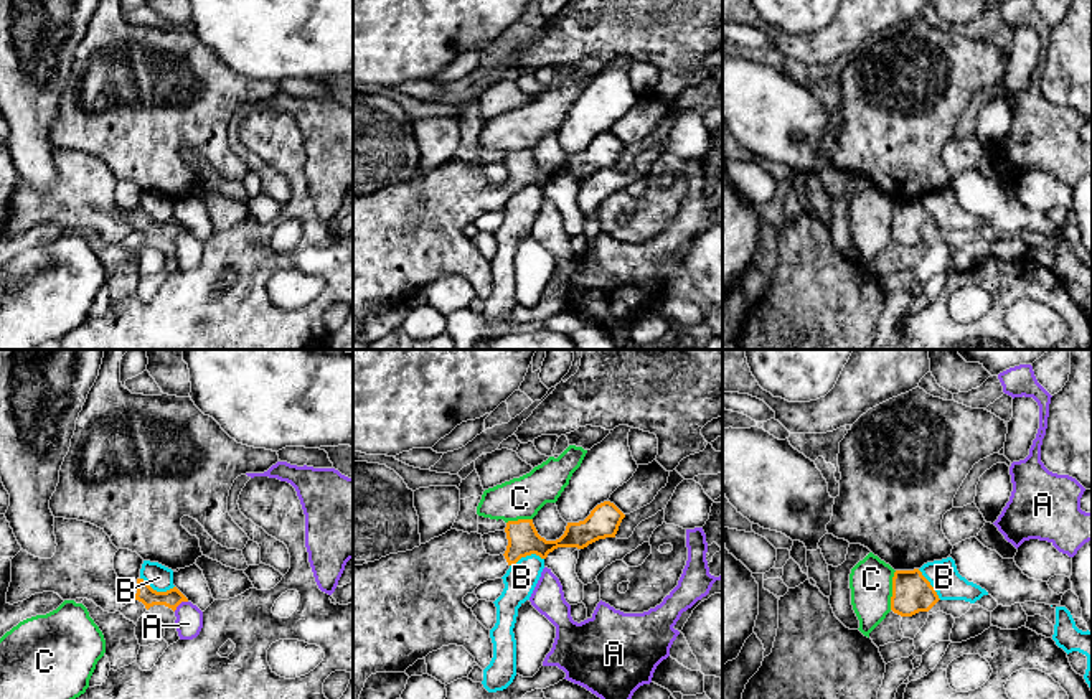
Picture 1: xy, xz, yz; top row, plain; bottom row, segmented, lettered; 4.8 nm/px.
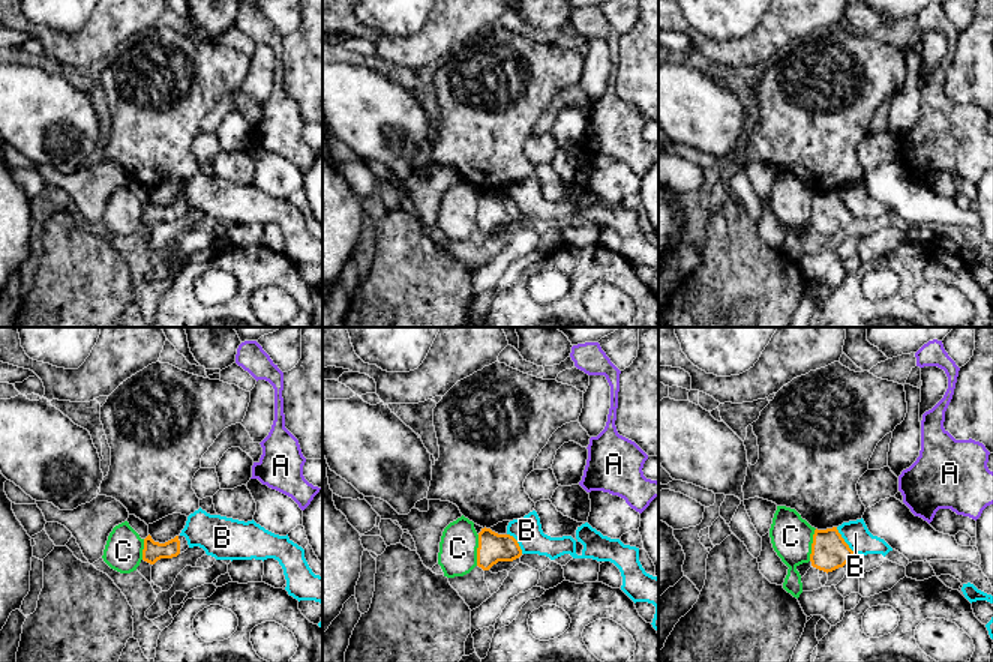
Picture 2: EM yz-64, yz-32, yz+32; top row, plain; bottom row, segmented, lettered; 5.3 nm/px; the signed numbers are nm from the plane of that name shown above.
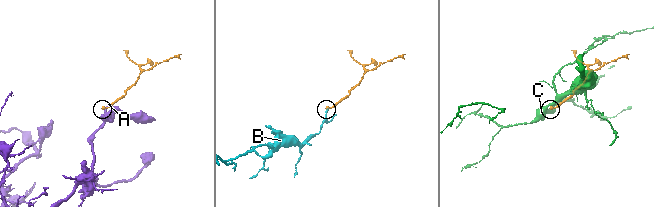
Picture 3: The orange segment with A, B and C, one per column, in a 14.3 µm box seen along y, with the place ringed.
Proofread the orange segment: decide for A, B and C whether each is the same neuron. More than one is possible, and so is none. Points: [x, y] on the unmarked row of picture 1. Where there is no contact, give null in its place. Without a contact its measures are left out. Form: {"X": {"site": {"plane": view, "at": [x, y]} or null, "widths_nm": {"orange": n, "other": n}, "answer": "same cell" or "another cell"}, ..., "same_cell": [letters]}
{"A": {"site": {"plane": "xy", "at": [180, 233]}, "widths_nm": {"orange": 90, "other": 140}, "answer": "another cell"}, "B": {"site": {"plane": "xy", "at": [155, 221]}, "widths_nm": {"orange": 90, "other": 120}, "answer": "another cell"}, "C": {"site": {"plane": "yz", "at": [893, 221]}, "widths_nm": {"orange": 190, "other": 200}, "answer": "another cell"}, "same_cell": []}

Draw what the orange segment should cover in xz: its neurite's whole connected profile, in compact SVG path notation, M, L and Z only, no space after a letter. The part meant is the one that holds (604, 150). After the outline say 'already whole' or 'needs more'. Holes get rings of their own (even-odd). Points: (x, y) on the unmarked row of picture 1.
M604 132L584 152L567 153L556 171L541 168L533 150L508 152L508 176L500 186L485 181L482 165L450 160L412 181L353 196L353 336L371 305L406 303L417 290L442 277L464 277L485 300L493 289L490 260L477 251L464 228L487 211L501 209L521 188L536 185L546 190L558 178L584 180L599 170L615 168L624 148L614 134Z | needs more

